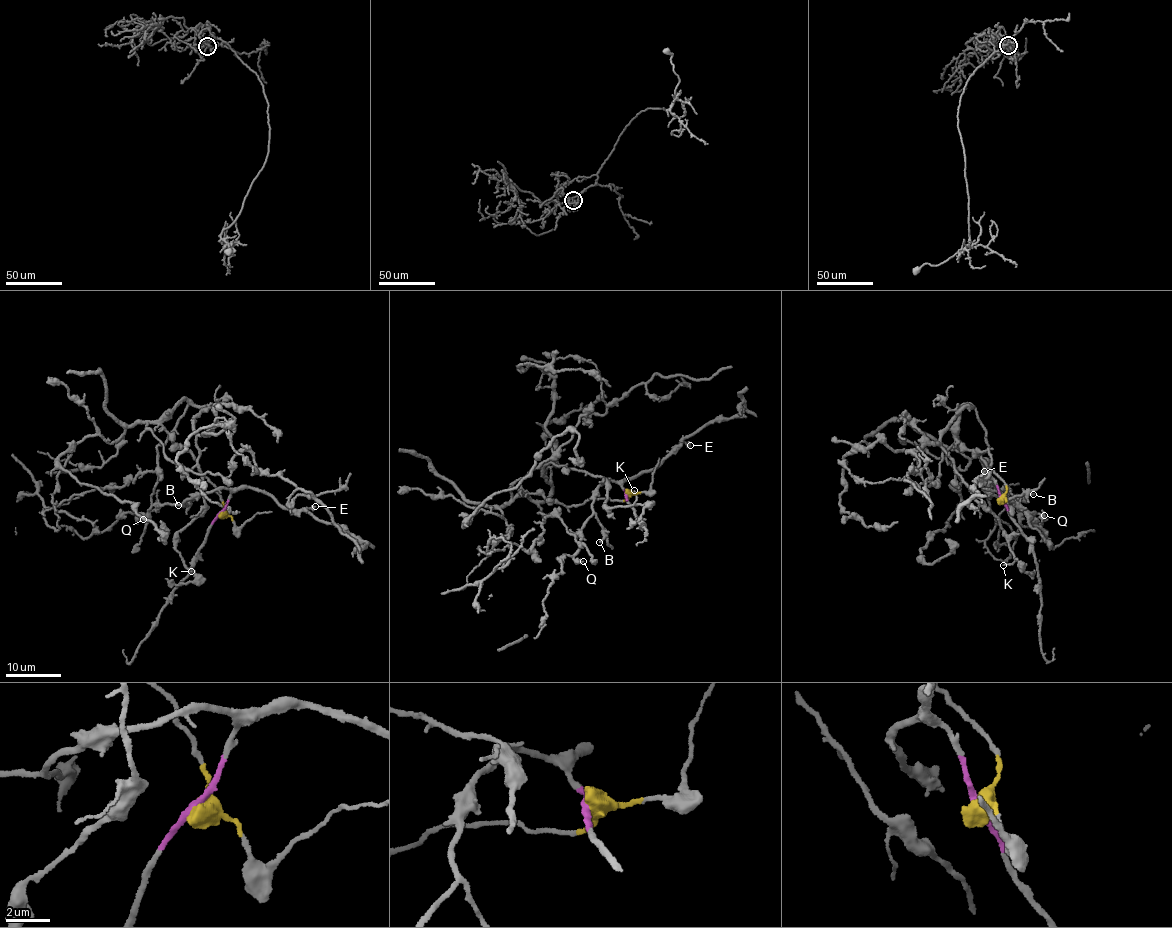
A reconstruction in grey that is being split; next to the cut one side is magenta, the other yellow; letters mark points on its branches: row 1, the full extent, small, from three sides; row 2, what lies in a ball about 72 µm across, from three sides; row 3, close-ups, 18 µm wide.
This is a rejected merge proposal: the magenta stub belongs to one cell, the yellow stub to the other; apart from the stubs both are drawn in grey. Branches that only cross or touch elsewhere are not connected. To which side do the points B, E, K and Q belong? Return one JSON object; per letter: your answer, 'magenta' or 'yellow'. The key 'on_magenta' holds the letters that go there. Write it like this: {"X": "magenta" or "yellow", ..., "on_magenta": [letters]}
{"B": "magenta", "E": "magenta", "K": "yellow", "Q": "magenta", "on_magenta": ["B", "E", "Q"]}

